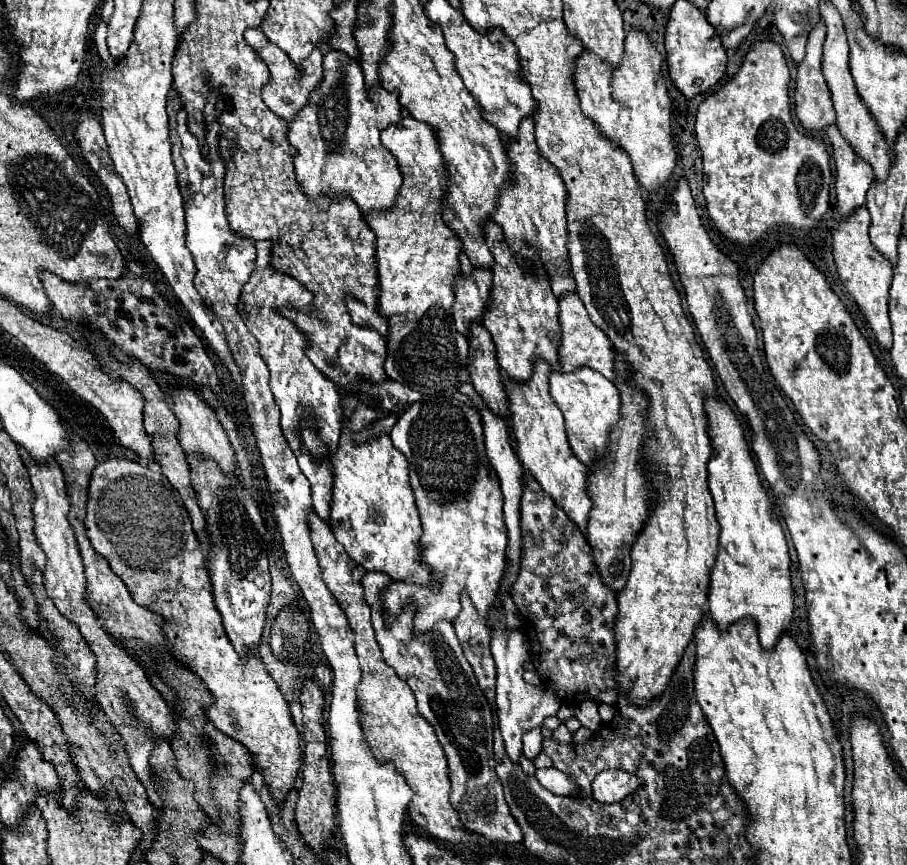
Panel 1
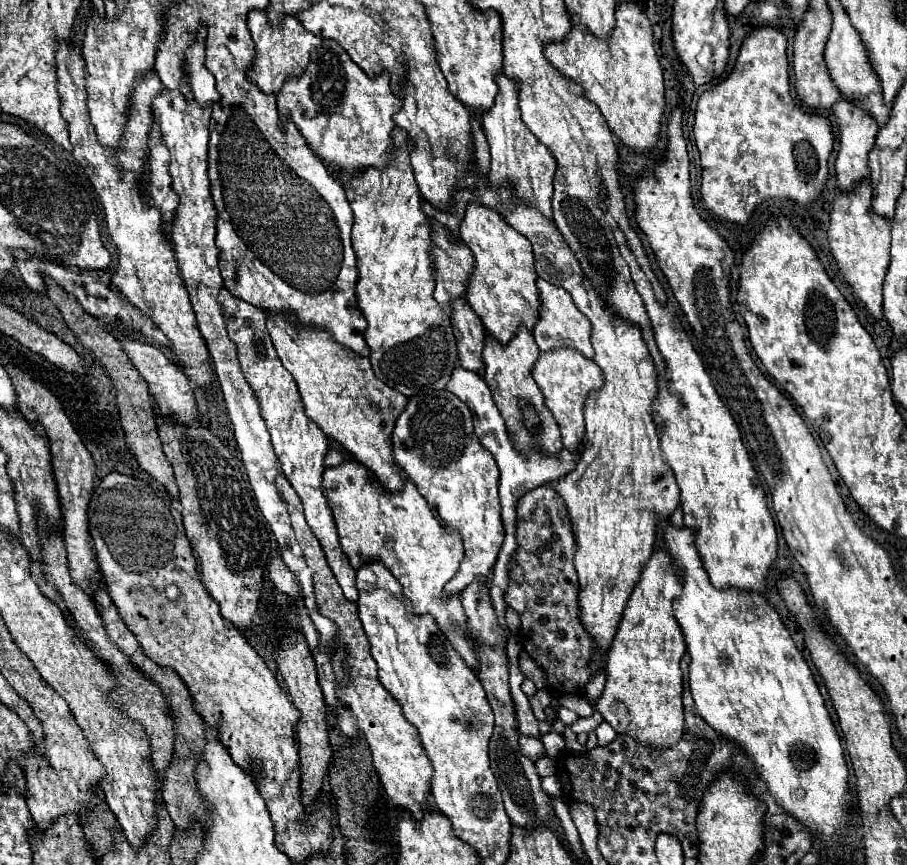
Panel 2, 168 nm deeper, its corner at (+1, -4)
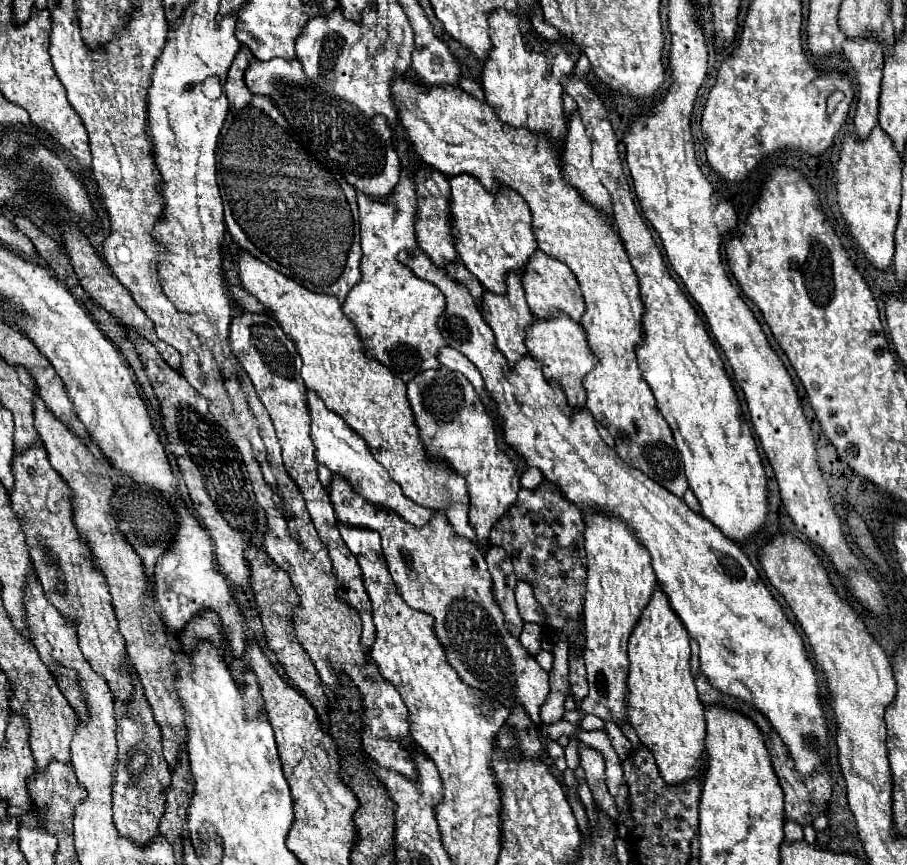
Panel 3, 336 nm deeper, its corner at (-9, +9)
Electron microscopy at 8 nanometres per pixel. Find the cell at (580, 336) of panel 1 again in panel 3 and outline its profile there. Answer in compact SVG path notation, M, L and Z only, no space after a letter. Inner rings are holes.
M535 252L533 258L529 260L529 264L525 266L525 272L521 274L523 280L523 288L525 288L525 296L527 296L527 304L531 308L531 312L541 318L547 320L559 312L567 314L571 320L581 322L583 314L585 314L585 302L583 302L583 294L579 290L579 282L575 280L573 272L561 264L559 260L547 258L543 252Z

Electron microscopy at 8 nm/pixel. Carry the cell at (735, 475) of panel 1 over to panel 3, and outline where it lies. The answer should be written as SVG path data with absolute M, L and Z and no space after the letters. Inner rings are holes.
M573 74L565 76L561 84L577 102L585 128L591 130L591 140L595 144L593 168L603 172L601 182L613 198L619 236L639 278L641 298L645 300L645 340L637 348L639 368L653 390L657 408L673 430L689 490L701 504L701 516L709 518L727 538L745 544L753 534L763 530L769 516L769 488L757 442L741 416L739 398L703 320L681 292L679 284L671 278L649 228L633 204L617 152L617 138L607 120L603 102L585 80L577 80Z

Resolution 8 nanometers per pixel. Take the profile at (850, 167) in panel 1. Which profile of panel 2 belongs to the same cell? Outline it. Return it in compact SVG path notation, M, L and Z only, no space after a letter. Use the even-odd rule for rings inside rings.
M839 97L839 101L833 105L833 115L835 115L835 121L839 123L839 153L835 161L837 183L839 183L839 189L851 189L857 185L857 181L863 181L869 177L867 155L875 143L879 125L875 125L875 119L867 117L863 109L855 109L851 101L843 101L843 97Z

